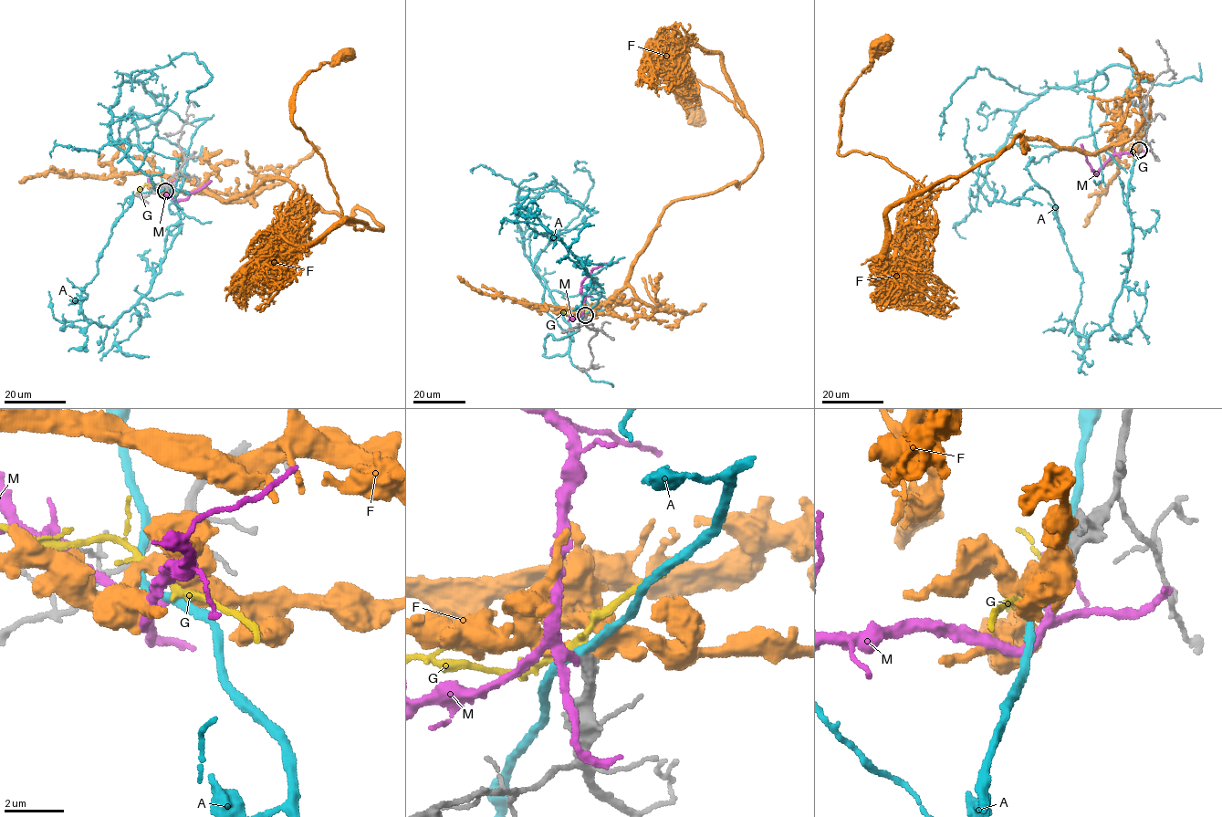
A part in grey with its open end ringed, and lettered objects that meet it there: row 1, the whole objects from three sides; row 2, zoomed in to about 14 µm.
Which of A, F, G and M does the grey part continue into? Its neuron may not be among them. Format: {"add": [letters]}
{"add": ["M"]}

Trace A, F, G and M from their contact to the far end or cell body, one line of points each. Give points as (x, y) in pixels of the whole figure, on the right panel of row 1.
A: (1139, 150), (1148, 120), (1129, 89), (1151, 81), (1111, 65), (1022, 109), (985, 181), (1017, 205), (1031, 188)
F: (1138, 148), (1148, 118), (1092, 152), (1019, 135), (929, 191), (842, 155), (881, 42)
G: (1138, 149), (1133, 166)
M: (1139, 150), (1136, 155), (1115, 153), (1096, 172), (1087, 160), (1082, 144)

